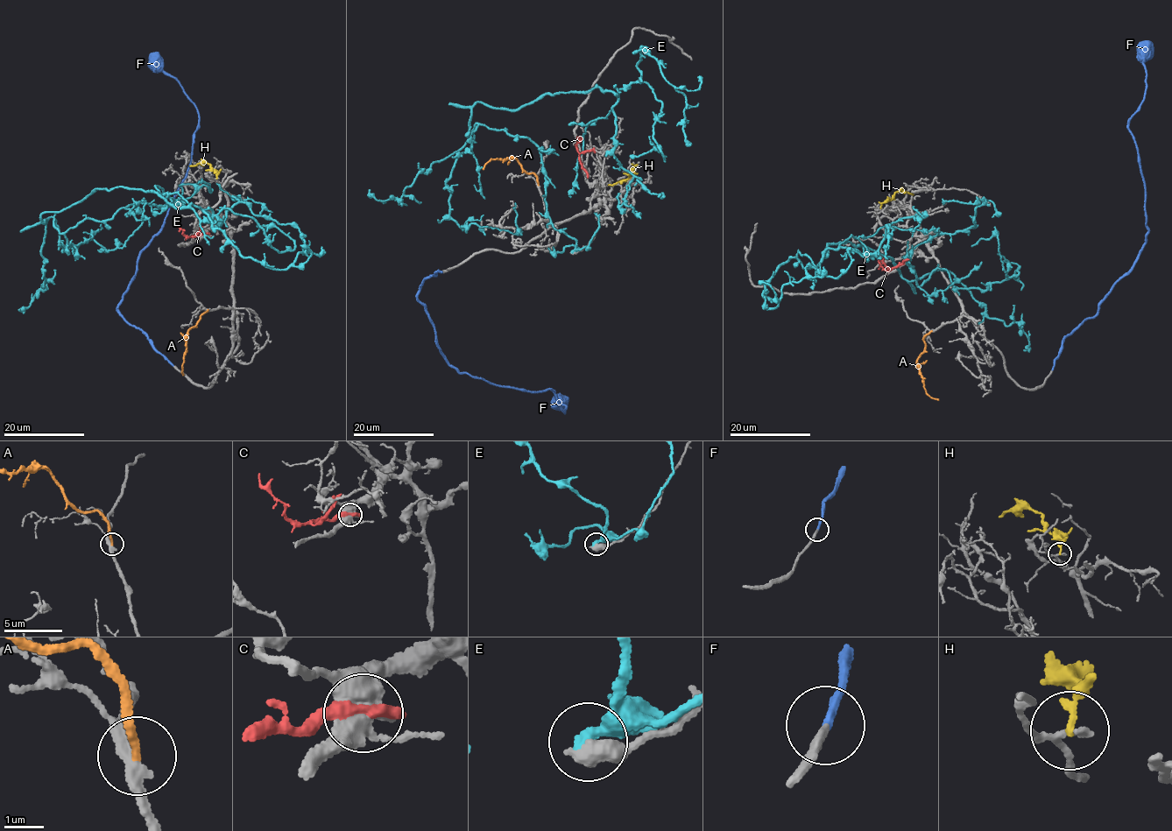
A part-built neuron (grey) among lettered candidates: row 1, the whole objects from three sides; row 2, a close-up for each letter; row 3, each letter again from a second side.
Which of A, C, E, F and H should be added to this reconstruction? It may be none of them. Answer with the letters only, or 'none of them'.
A, F

